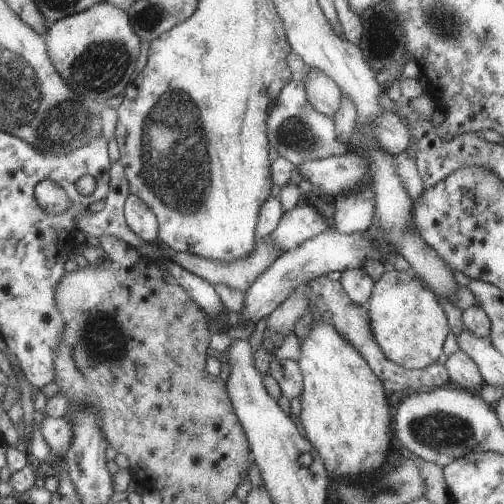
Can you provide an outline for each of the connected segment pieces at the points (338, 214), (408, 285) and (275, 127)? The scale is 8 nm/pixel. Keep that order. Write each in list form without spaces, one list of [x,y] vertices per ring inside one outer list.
[[[366,188],[362,192],[338,195],[334,204],[333,228],[341,233],[364,232],[374,220],[375,193]]]
[[[386,270],[375,284],[367,304],[371,330],[383,354],[407,369],[423,369],[436,363],[451,328],[439,296],[409,271]]]
[[[295,77],[281,91],[275,100],[267,120],[267,135],[271,148],[278,151],[280,157],[295,164],[303,161],[319,161],[340,156],[349,151],[349,144],[339,141],[335,120],[318,112],[307,99],[302,79]]]

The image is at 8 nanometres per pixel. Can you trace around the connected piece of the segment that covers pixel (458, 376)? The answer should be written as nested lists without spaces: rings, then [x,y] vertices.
[[[462,350],[448,357],[445,365],[451,376],[450,380],[460,384],[463,389],[478,393],[481,386],[486,384],[476,362]]]

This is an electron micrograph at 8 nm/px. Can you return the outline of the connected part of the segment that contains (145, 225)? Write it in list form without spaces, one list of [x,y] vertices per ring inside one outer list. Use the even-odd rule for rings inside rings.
[[[130,193],[124,205],[124,214],[130,230],[138,234],[142,240],[147,243],[158,241],[158,219],[141,198]]]

